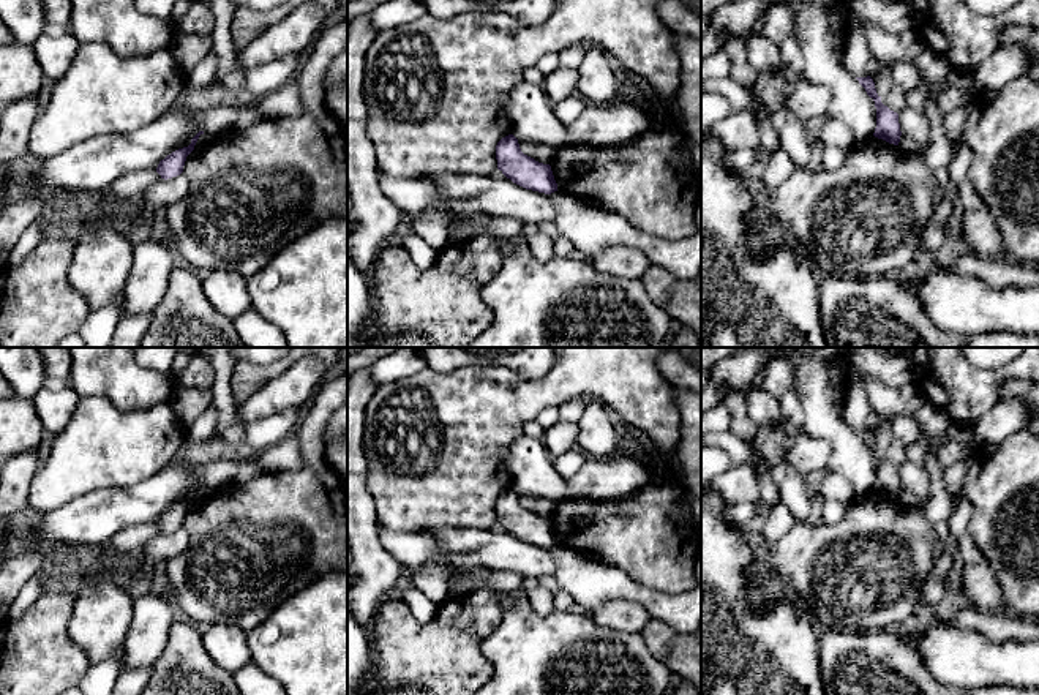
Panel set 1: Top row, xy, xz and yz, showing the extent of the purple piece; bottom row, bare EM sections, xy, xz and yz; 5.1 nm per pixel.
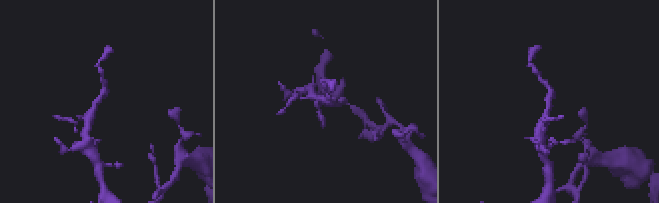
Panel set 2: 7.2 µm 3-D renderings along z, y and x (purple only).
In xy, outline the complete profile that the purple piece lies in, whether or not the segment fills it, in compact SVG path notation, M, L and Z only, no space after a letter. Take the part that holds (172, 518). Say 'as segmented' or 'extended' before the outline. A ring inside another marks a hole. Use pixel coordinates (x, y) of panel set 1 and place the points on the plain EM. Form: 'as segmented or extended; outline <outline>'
as segmented; outline M199 485L191 493L191 498L188 501L178 502L159 515L156 526L161 529L161 532L167 534L183 526L186 510L194 504L194 499L201 488L204 488L204 485Z

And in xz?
as segmented; outline M513 488L497 496L496 513L497 523L513 537L545 548L557 545L551 520L524 509Z

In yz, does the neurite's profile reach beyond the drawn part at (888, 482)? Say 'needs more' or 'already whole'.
already whole

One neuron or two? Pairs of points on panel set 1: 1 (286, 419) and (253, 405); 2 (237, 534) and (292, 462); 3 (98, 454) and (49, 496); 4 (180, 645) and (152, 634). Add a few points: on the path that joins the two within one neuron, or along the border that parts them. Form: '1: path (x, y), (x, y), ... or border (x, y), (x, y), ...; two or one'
1: border (299, 409), (281, 409), (245, 424); two
2: border (296, 433), (302, 463), (296, 469), (267, 473); two
3: path (86, 460), (62, 484); one
4: border (174, 621), (166, 645), (152, 667); two

